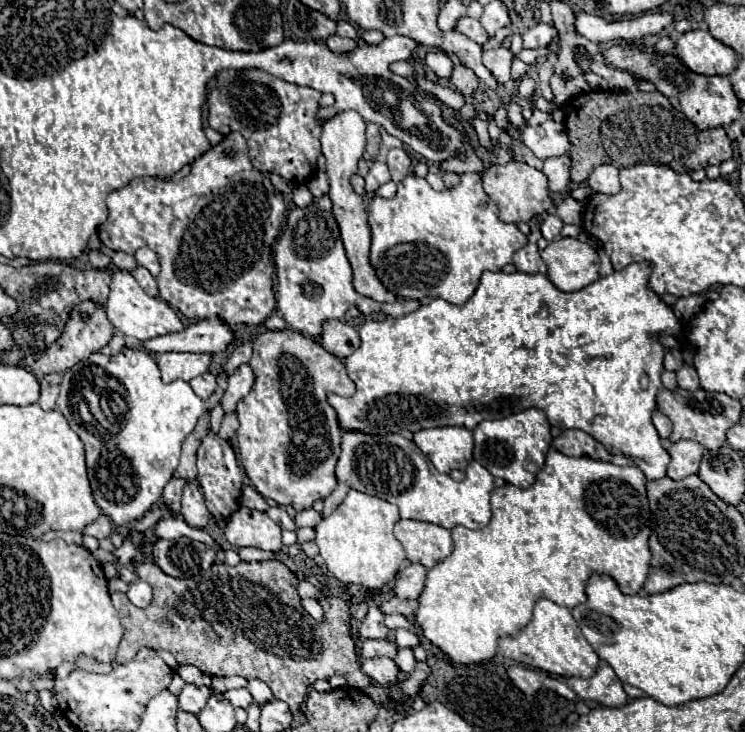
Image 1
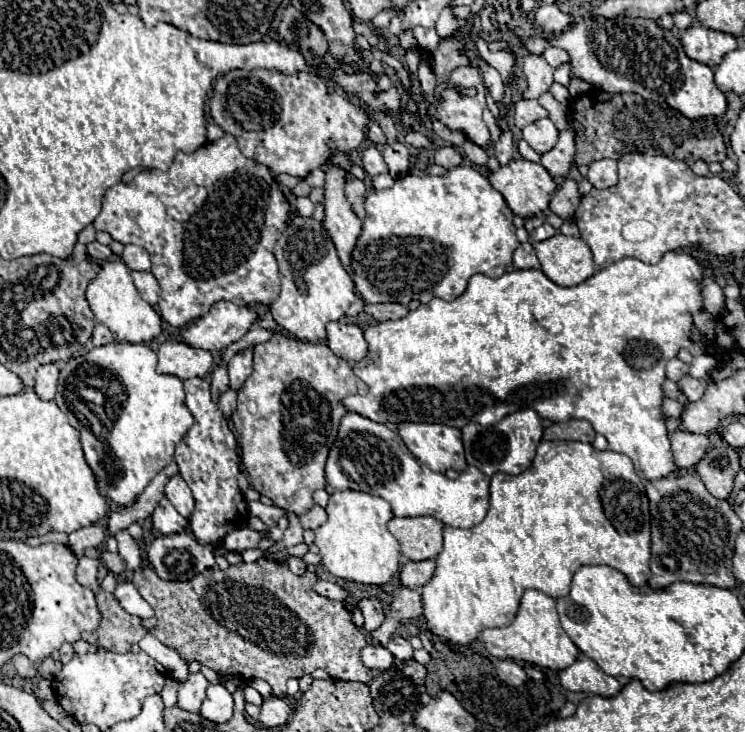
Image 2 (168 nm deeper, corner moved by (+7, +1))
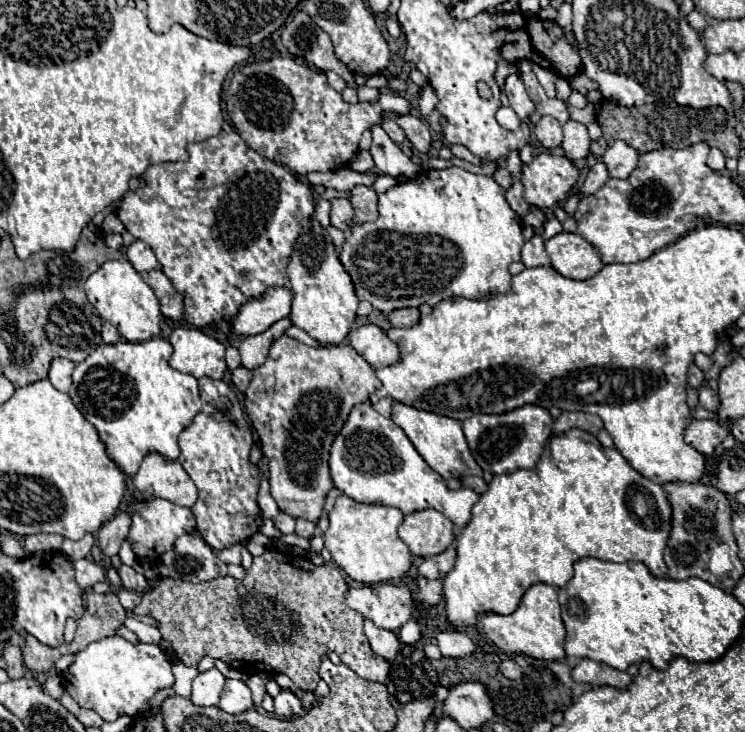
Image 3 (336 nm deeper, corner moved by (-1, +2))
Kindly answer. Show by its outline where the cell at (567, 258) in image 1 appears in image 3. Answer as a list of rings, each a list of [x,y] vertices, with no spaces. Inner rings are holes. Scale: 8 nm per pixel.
[[[560,233],[546,241],[546,253],[552,259],[552,267],[568,279],[590,279],[594,277],[604,263],[596,247],[592,247],[582,235],[578,233]]]

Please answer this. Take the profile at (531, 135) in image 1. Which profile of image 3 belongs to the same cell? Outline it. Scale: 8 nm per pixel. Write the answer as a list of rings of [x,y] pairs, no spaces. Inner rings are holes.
[[[542,117],[534,127],[534,133],[546,149],[560,147],[562,143],[562,125],[554,117]]]

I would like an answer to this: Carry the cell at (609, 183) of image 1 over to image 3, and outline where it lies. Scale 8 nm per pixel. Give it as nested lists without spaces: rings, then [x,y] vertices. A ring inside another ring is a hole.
[[[614,141],[602,155],[602,163],[606,165],[610,177],[626,179],[636,169],[638,151],[626,145],[624,141]]]

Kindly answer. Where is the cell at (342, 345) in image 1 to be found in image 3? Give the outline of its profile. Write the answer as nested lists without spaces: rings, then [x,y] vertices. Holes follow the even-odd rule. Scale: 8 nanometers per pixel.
[[[372,323],[356,327],[348,333],[348,343],[358,351],[372,367],[392,365],[398,361],[398,347],[384,335],[384,331]]]

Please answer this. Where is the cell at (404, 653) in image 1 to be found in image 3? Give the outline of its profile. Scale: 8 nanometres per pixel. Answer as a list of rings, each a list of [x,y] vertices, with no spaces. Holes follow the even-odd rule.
[[[410,619],[410,621],[400,629],[398,637],[400,637],[400,641],[402,641],[402,643],[406,643],[406,645],[416,643],[416,641],[420,639],[420,627],[418,627],[418,623]]]

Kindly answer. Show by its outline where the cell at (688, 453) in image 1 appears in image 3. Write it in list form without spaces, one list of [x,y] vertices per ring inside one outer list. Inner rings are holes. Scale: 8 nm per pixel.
[[[692,419],[686,427],[684,433],[684,441],[694,447],[698,453],[710,457],[714,453],[714,449],[724,441],[724,437],[728,435],[728,429],[720,427],[716,421],[696,421]]]

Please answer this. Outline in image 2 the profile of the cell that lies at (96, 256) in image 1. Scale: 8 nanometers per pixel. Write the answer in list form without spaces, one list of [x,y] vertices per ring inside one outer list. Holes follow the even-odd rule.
[[[90,242],[88,246],[88,254],[94,258],[94,260],[98,260],[98,262],[106,262],[106,260],[114,260],[114,254],[112,254],[112,250],[108,248],[108,246],[104,246],[104,244],[100,244],[100,242]]]

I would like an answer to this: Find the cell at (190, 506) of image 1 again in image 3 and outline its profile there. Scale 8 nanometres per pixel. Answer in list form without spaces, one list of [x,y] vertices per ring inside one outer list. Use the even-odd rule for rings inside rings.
[[[158,453],[144,457],[132,483],[144,495],[156,495],[182,507],[192,507],[198,497],[198,489],[182,465],[178,461],[166,463]]]

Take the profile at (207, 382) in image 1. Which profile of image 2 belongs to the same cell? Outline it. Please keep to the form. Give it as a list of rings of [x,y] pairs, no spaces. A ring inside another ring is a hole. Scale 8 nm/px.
[[[188,378],[184,380],[184,390],[186,406],[194,416],[194,426],[176,444],[174,462],[178,464],[178,474],[186,480],[196,500],[196,510],[188,518],[194,538],[204,546],[218,546],[226,534],[240,526],[246,526],[250,516],[246,498],[236,482],[240,470],[238,442],[228,426],[226,416],[210,398],[208,378]]]

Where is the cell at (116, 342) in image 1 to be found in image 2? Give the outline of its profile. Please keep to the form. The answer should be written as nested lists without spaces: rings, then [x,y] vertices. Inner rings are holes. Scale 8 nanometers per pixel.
[[[96,322],[94,336],[92,336],[92,344],[94,346],[102,346],[102,344],[110,344],[112,340],[114,340],[114,336],[110,334],[110,330],[102,322]]]

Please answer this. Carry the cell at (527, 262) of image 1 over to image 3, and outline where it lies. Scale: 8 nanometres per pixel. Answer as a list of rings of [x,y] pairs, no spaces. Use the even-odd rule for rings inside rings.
[[[534,235],[530,241],[524,243],[522,247],[522,263],[526,267],[550,267],[550,257],[544,249],[542,237]]]

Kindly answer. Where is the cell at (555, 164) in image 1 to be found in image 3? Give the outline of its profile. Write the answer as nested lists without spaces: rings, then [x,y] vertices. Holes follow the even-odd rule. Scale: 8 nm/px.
[[[576,121],[564,123],[562,149],[564,149],[564,155],[566,155],[572,163],[584,159],[584,157],[590,153],[590,137],[588,137],[586,125],[576,123]]]

